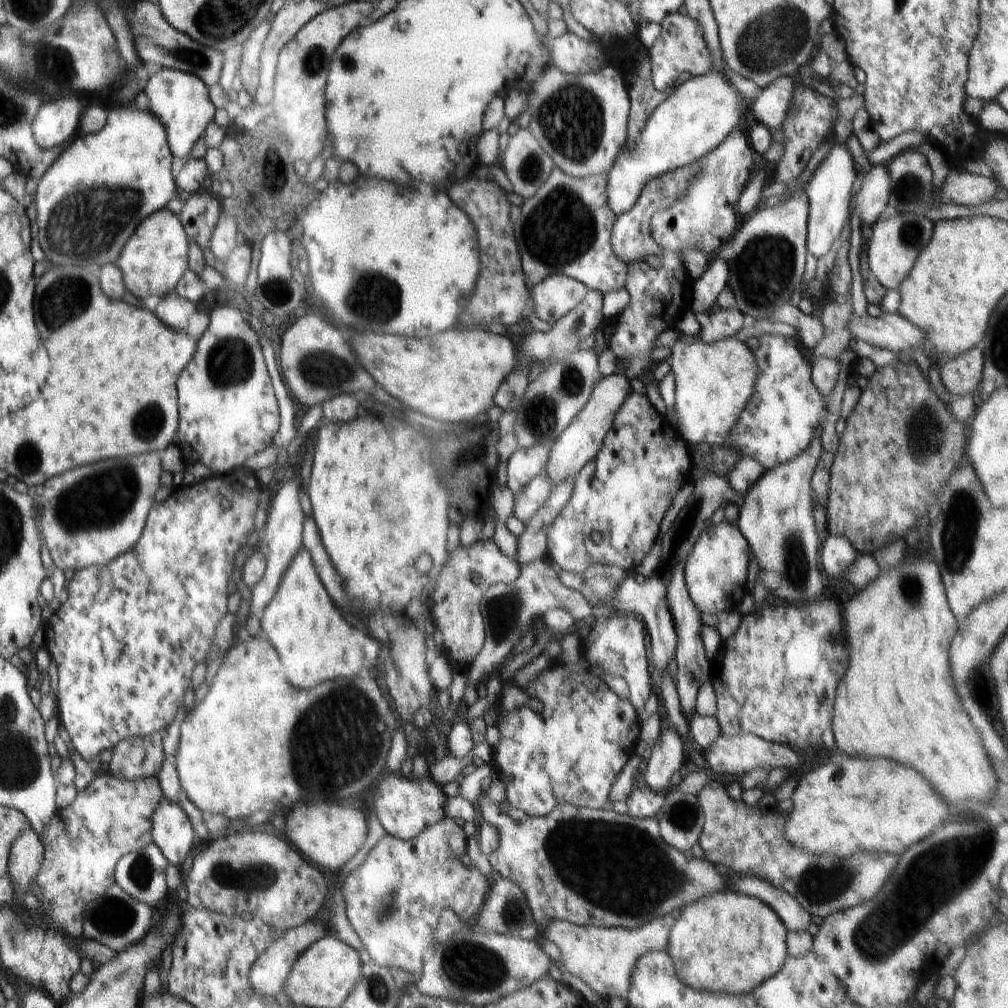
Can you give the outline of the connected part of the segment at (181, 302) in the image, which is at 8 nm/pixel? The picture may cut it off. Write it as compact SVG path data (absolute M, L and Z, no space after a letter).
M172 292L161 298L161 302L156 306L155 314L166 326L173 328L175 331L186 333L188 320L197 308L190 301Z

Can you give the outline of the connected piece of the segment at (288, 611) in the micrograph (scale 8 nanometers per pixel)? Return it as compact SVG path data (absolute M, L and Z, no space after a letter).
M304 546L298 549L288 568L280 579L278 590L259 616L261 635L270 640L274 650L282 660L282 668L290 670L290 684L296 688L312 688L322 680L334 678L352 678L362 672L362 668L370 668L378 662L380 645L370 635L360 632L348 623L338 612L338 606L332 602L326 587L322 584L318 571L312 560L311 552Z

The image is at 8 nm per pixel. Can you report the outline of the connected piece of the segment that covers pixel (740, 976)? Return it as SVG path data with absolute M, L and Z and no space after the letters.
M728 891L726 893L717 892L704 898L699 898L694 904L681 909L682 918L673 921L670 929L668 950L667 953L671 956L677 977L681 979L684 984L692 986L694 990L712 990L712 992L728 992L728 994L746 994L750 990L754 990L758 984L762 984L764 980L768 980L770 976L774 976L784 964L788 955L787 951L787 930L780 920L780 917L772 910L771 906L764 904L761 900L750 895Z

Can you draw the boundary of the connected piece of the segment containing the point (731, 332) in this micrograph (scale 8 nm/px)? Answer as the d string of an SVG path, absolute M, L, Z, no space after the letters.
M712 308L708 313L692 312L701 324L701 331L696 337L703 343L713 343L720 339L734 337L746 324L748 319L737 308Z

